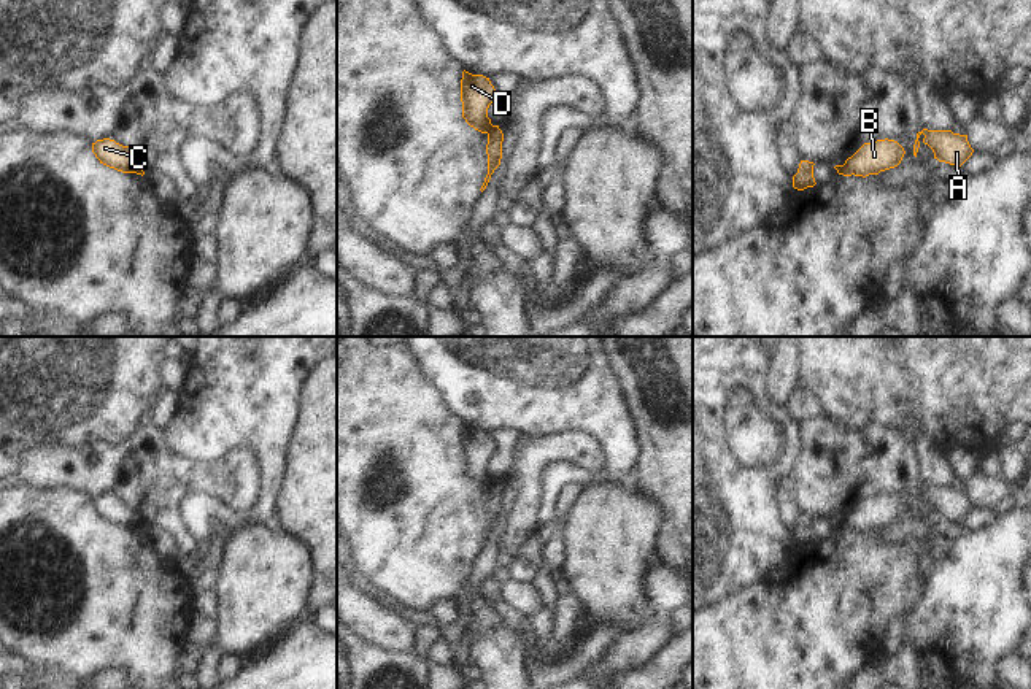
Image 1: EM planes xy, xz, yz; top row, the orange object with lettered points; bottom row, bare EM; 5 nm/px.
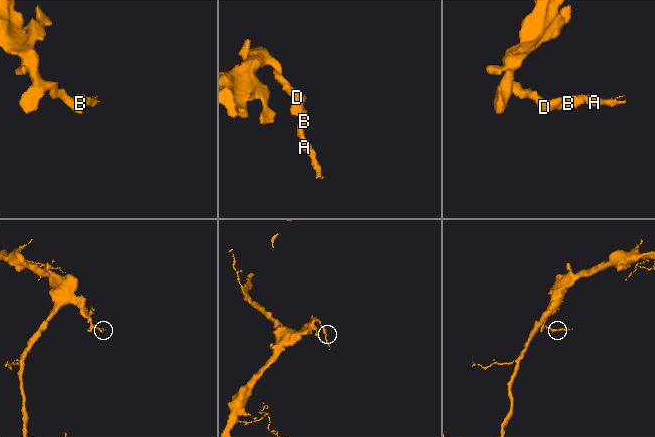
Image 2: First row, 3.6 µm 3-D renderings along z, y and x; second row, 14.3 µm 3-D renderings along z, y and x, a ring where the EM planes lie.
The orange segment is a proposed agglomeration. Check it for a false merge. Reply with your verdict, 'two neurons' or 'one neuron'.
two neurons

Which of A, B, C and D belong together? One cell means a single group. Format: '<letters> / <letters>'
A B / C D

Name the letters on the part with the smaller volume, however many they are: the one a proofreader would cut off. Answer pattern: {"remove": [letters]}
{"remove": ["A", "B"]}

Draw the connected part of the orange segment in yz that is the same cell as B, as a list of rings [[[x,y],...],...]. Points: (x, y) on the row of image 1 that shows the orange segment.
[[[877,140],[864,143],[845,164],[837,170],[844,176],[869,176],[894,168],[901,164],[906,151],[894,140]]]

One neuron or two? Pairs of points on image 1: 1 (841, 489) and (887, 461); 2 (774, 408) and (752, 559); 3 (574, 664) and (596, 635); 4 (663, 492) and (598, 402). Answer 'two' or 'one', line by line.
1: one
2: one
3: one
4: two

